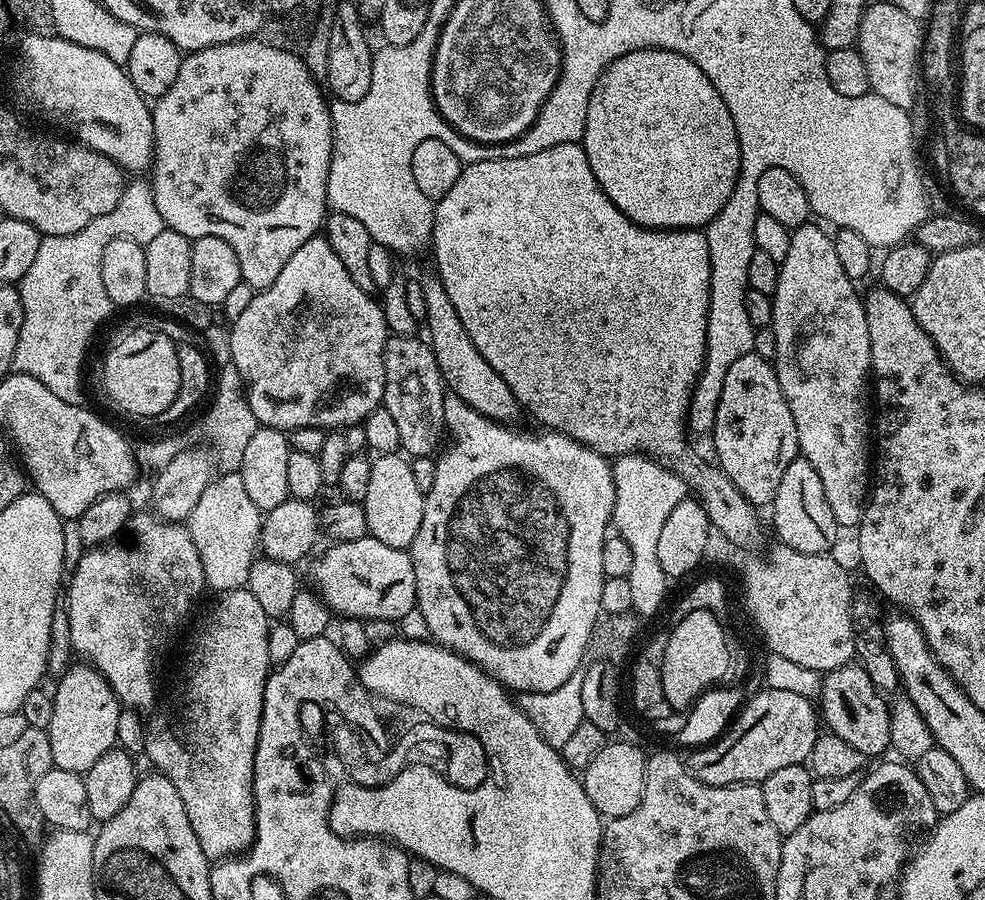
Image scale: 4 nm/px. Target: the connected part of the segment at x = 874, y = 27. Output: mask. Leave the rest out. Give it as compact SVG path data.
M886 2L869 3L862 14L862 26L858 30L855 47L866 62L866 74L870 74L870 89L875 95L894 102L894 106L908 110L917 103L918 89L922 84L920 51L922 24L906 10L890 6Z

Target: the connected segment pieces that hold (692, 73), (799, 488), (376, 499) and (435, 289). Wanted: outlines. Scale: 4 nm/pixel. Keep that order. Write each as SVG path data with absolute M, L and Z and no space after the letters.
M665 48L634 50L630 54L622 54L622 58L618 58L614 62L610 62L610 66L600 75L590 94L590 102L586 106L586 130L582 143L586 158L590 162L590 170L594 170L594 178L598 178L598 186L602 186L606 198L610 198L610 202L614 202L614 206L618 206L618 210L622 210L622 214L626 214L626 218L630 218L643 228L703 229L715 218L718 210L722 210L722 206L726 206L730 194L734 194L734 186L738 182L740 173L738 130L734 130L734 118L730 118L730 110L726 106L726 102L722 102L718 90L714 90L714 82L710 82L710 78L706 78L706 74L702 74L702 70L698 66L694 66L694 62L690 62L690 58Z
M797 458L790 462L790 466L786 466L786 474L782 474L782 482L778 482L778 490L772 499L770 511L772 524L776 527L775 539L779 543L802 554L823 556L833 551L838 525L830 505L826 502L826 490L822 490L818 470L814 470L808 460Z
M380 454L371 461L370 482L367 483L362 503L368 527L367 535L378 538L378 542L386 542L386 546L411 549L418 534L418 526L422 526L425 503L426 493L418 490L412 465L403 455Z
M429 274L419 277L422 286L422 298L426 298L426 325L428 324L427 343L432 346L432 353L438 362L438 370L442 374L447 391L453 396L462 398L466 406L478 410L491 420L512 422L516 415L521 415L522 409L510 386L502 382L498 370L478 354L478 346L470 334L466 334L466 326L462 326L462 318L458 318L458 310L454 310L454 302L450 302L450 294L446 294L446 286L442 286L439 276Z

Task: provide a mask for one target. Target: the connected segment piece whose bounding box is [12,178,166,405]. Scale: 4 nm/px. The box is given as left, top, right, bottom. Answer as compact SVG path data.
M132 178L125 183L122 198L110 214L94 218L94 222L74 234L44 236L34 263L18 282L24 317L12 368L38 378L64 402L83 405L86 399L80 371L84 368L84 355L96 327L114 312L106 286L102 286L102 250L106 250L111 240L123 236L146 242L162 234L165 227L158 206L154 206L151 183Z

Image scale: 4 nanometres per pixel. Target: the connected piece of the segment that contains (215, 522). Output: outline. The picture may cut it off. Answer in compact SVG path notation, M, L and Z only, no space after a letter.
M238 472L213 477L188 516L186 527L202 559L205 585L214 592L247 587L250 566L258 554L262 513L247 496Z

